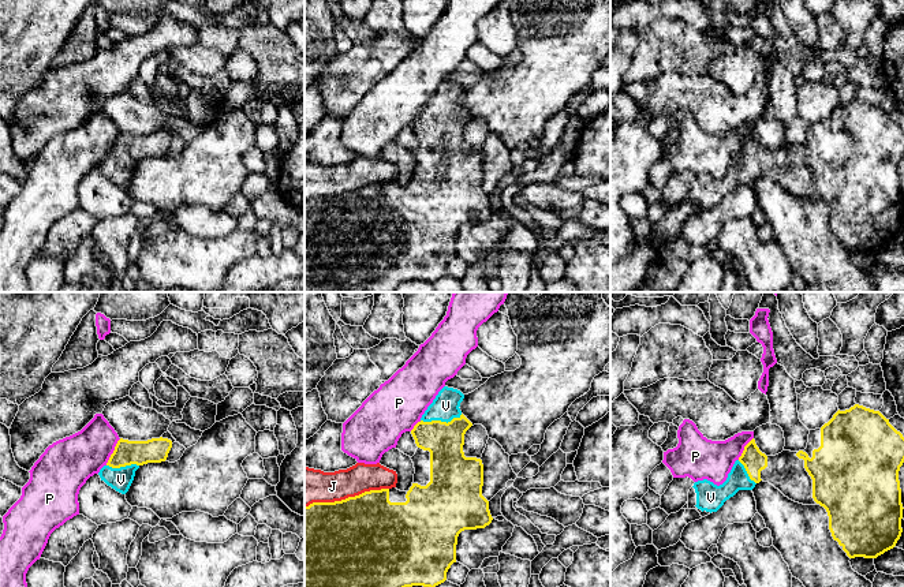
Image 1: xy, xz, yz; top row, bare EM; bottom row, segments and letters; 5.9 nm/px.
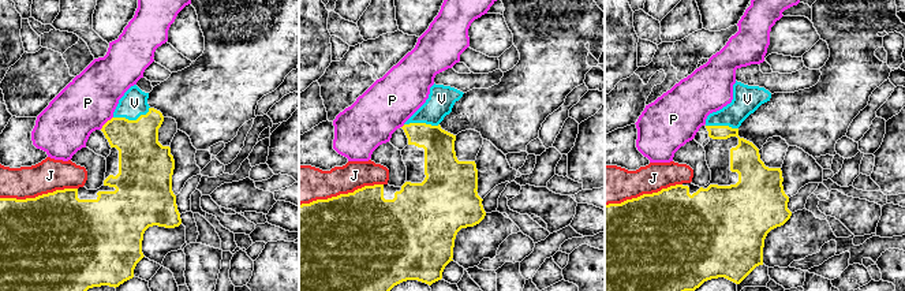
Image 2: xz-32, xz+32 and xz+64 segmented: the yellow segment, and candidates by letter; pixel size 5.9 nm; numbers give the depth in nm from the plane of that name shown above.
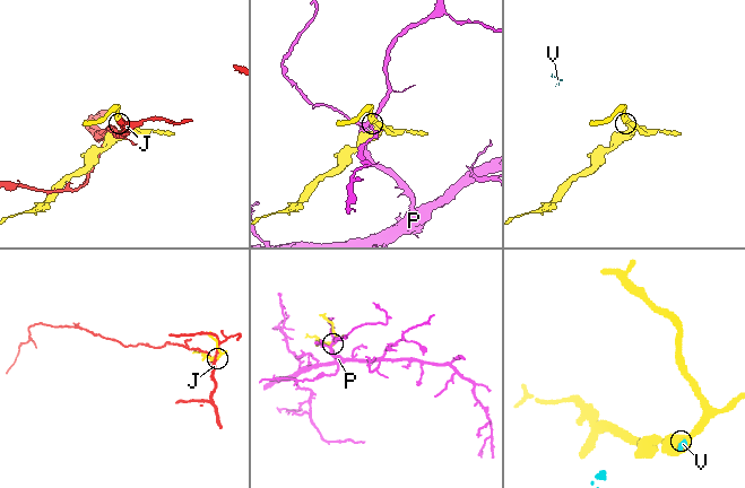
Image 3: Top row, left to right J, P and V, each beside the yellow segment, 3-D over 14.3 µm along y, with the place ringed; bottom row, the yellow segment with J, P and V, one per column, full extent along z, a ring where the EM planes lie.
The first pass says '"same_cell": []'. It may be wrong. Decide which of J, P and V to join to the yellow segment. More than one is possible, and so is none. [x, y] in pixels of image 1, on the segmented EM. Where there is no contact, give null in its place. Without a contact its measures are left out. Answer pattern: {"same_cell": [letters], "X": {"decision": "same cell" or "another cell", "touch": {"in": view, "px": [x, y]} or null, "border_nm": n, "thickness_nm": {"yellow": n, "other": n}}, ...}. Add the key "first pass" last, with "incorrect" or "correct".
{"same_cell": ["V"], "J": {"decision": "another cell", "touch": {"in": "xz", "px": [346, 498]}, "border_nm": 500, "thickness_nm": {"yellow": 500, "other": 220}}, "P": {"decision": "another cell", "touch": {"in": "xy", "px": [114, 452]}, "border_nm": 180, "thickness_nm": {"yellow": 150, "other": 280}}, "V": {"decision": "same cell", "touch": {"in": "xz", "px": [441, 422]}, "border_nm": 260, "thickness_nm": {"yellow": 220, "other": 160}}, "first pass": "incorrect"}

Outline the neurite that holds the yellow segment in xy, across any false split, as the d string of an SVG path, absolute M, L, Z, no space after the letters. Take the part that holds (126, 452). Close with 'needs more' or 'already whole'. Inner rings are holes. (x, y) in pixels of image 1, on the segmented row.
M163 437L147 441L120 438L98 475L108 486L126 494L134 481L135 471L147 463L165 461L171 448L172 441Z; needs more

